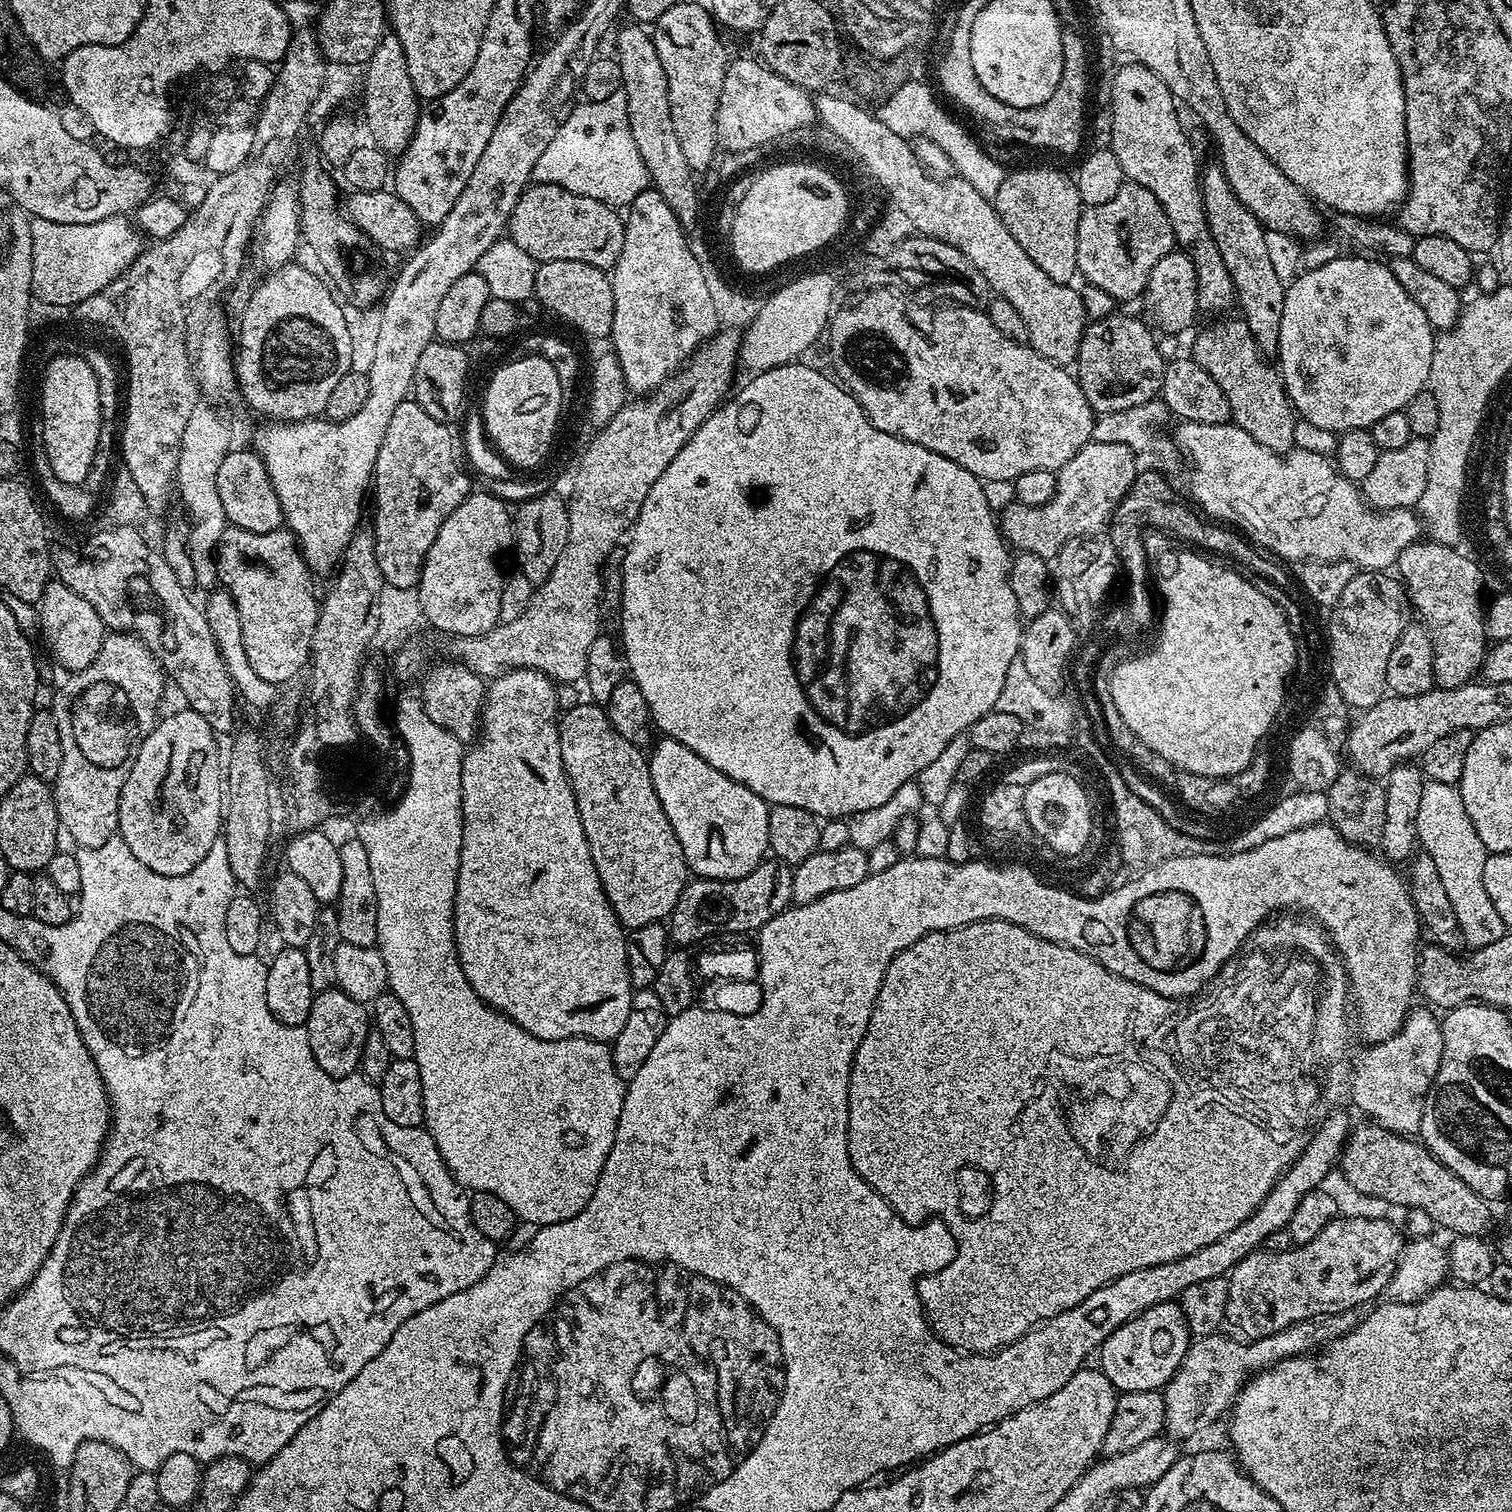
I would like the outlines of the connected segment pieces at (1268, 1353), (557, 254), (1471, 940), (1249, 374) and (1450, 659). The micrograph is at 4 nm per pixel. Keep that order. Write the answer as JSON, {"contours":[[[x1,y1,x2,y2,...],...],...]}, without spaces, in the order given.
{"contours":[[[1355,1311,1317,1316,1315,1320,1303,1320,1286,1330,1278,1330,1278,1334,1257,1336,1247,1342,1235,1335,1232,1337,1224,1336,1225,1334,1195,1337,1189,1343,1180,1369,1162,1389,1167,1435,1172,1438,1192,1436,1195,1432,1210,1427,1223,1412,1225,1415,1236,1403,1236,1395,1244,1388,1244,1381,1253,1374,1272,1367,1280,1360,1303,1356,1327,1345,1356,1327,1357,1319]],[[533,183,518,198,506,232,534,261,586,262,595,268,611,270,618,262,618,254,622,254,624,241,624,220,616,212,619,211,613,205,574,194,557,184]],[[1428,780,1422,790,1422,799,1418,802,1418,834,1419,847,1434,858,1434,866,1438,866,1438,874,1446,885,1446,894,1454,905,1454,914,1458,914,1460,935,1469,949,1490,946,1490,942,1498,942,1498,938,1506,935,1506,929,1494,910,1494,902,1486,895,1486,886,1482,886,1482,869,1486,867,1486,858,1490,855,1486,846,1482,846,1482,838,1478,838,1478,830,1474,830,1474,822,1470,822,1470,814,1466,814,1466,806,1462,806,1462,794,1455,784,1443,784]],[[1216,318,1213,324,1208,324,1196,336,1196,341,1191,341,1190,356,1196,360,1198,366,1202,366,1226,396,1229,403,1229,414,1231,423,1236,424,1242,430,1246,430,1246,434,1250,434,1250,438,1254,438,1254,442,1262,442,1262,446,1266,446,1272,452,1291,452,1294,447,1294,426,1297,422,1297,415,1292,407,1292,403,1288,401,1288,395,1284,389,1284,382,1280,379,1280,373,1275,367,1272,368,1264,361,1265,353,1262,351,1260,344,1254,342,1254,334,1250,334,1250,326,1246,326,1246,322,1242,318,1236,320,1224,320,1228,318]],[[1421,538,1416,543,1406,546,1406,550,1402,550,1400,559,1398,561,1398,569,1400,568,1399,579,1402,581,1404,588,1407,591,1407,597,1410,601,1411,607,1416,610,1420,616,1425,628,1428,630,1428,637,1432,640,1432,679,1437,688,1457,688,1463,684,1469,683,1479,673,1480,665,1484,662,1484,654,1486,651,1486,637,1484,635,1484,609,1485,605,1480,604,1480,568,1468,556,1463,556,1462,551,1455,547,1448,547,1440,543,1435,543,1431,539]]]}

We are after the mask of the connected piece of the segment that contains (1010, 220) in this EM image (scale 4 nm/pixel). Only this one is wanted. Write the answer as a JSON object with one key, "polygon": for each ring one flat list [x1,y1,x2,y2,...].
{"polygon":[[1020,168,1017,172,1009,171,998,189,994,205,1002,222,1006,222,1006,230,1014,234,1018,246,1026,250,1027,256,1033,260,1034,266,1038,266,1038,270,1042,270,1042,274,1047,274,1059,284,1072,284,1077,279,1078,222,1082,205,1075,179,1069,173,1067,176,1056,168]]}

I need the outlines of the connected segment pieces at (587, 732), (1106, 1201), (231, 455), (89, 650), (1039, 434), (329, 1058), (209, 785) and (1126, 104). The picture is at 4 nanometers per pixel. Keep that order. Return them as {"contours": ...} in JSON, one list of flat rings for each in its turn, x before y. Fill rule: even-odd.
{"contours":[[[595,702,574,706,574,710,559,717,558,723,564,769,574,790,582,830,586,830,586,842,590,846,602,890,614,914,628,930,667,921,682,890,688,885,690,869,682,854,678,834,674,834,674,826,670,826,670,818,666,818,666,810,662,810,662,802,658,802,658,790,654,790,648,769,648,756,618,734,612,725,611,715]],[[979,920,973,924,966,924,963,928,949,928,947,932,931,932,922,938,918,938,918,942,914,942,914,946,902,950,893,958,882,978,882,986,878,990,876,1005,870,1014,868,1029,854,1054,854,1062,850,1070,850,1082,848,1083,848,1153,854,1170,858,1170,860,1177,879,1196,884,1197,884,1201,907,1224,922,1224,926,1220,935,1218,943,1220,945,1226,954,1234,956,1257,952,1259,950,1266,946,1266,937,1272,930,1272,926,1276,921,1276,920,1281,916,1284,920,1307,924,1316,928,1319,928,1325,931,1326,939,1340,965,1354,991,1354,1000,1351,1002,1348,1009,1348,1014,1342,1018,1342,1018,1338,1022,1338,1027,1332,1043,1324,1045,1320,1054,1318,1058,1314,1078,1306,1078,1302,1082,1302,1094,1290,1108,1285,1114,1278,1121,1277,1122,1274,1133,1273,1134,1270,1145,1269,1146,1266,1162,1265,1166,1262,1176,1261,1180,1257,1194,1254,1198,1250,1202,1250,1203,1246,1210,1246,1210,1242,1218,1242,1218,1238,1222,1238,1222,1234,1228,1234,1230,1230,1242,1226,1242,1222,1246,1222,1246,1218,1250,1218,1250,1214,1254,1214,1254,1210,1258,1210,1258,1206,1268,1197,1270,1190,1276,1185,1276,1181,1283,1176,1286,1169,1292,1167,1299,1159,1300,1152,1306,1143,1305,1134,1317,1121,1329,1115,1330,1109,1328,1107,1339,1096,1344,1096,1348,1092,1347,1072,1348,1070,1350,1072,1350,1064,1347,1064,1344,1060,1336,1061,1336,1058,1312,1062,1310,1056,1310,1054,1316,1054,1316,1048,1314,1048,1316,1044,1312,1040,1312,1034,1316,1034,1316,1032,1310,1032,1310,1028,1316,1028,1316,1026,1308,1026,1312,1012,1328,1012,1330,1004,1332,1004,1332,1008,1336,1008,1338,996,1350,996,1348,971,1344,968,1344,961,1340,959,1340,953,1337,952,1335,944,1332,943,1331,939,1328,939,1322,948,1324,948,1324,952,1328,952,1328,966,1326,966,1326,972,1324,972,1324,976,1328,978,1328,988,1326,990,1316,990,1316,984,1314,984,1314,990,1308,990,1306,980,1302,980,1302,978,1312,978,1312,966,1286,966,1278,958,1278,950,1271,950,1268,954,1263,951,1255,953,1252,950,1241,950,1230,957,1220,967,1216,977,1196,993,1194,999,1189,1003,1193,1003,1189,1008,1183,1008,1180,1005,1183,1003,1162,998,1154,990,1138,986,1137,983,1130,982,1126,978,1106,970,1106,966,1102,966,1094,958,1090,958,1070,946,1062,946,1058,942,1038,938,1027,932,1022,926,1005,920],[1300,1038,1302,1040,1306,1038,1306,1040,1302,1042,1304,1048,1300,1048,1300,1052,1296,1054,1296,1048,1292,1044,1296,1044],[1219,1112,1220,1124,1212,1118,1212,1116,1218,1115]],[[240,448,237,452,236,449,230,450,224,455,222,466,218,468,218,498,222,501,222,510,233,528,266,534,277,531,284,524,278,494,274,494,270,474,266,472,262,458,255,450,248,449,247,452]],[[56,578,48,583,38,605,40,611,40,628,44,631,44,640,52,651,52,656,71,674,86,670,94,658,98,658,100,647,106,635,102,618,98,618,98,610,82,598,82,594,74,594,63,579]],[[878,288,875,291,865,291,861,296,861,300,856,300,845,308,837,307,831,313,830,323,826,328,828,360,832,363,831,375,860,403,862,410,868,415,868,421,878,426,878,430,891,436,901,436,904,440,914,442,918,446,926,446,926,450,934,450,934,454,942,454,942,458,950,458,950,462,970,470,970,474,979,476,984,482,989,482,988,480,1015,482,1022,474,1030,474,1030,470,1056,472,1062,466,1066,466,1066,462,1070,462,1070,458,1074,458,1078,450,1082,450,1082,446,1086,446,1092,439,1096,416,1090,402,1086,400,1085,394,1080,389,1077,377,1067,367,1042,358,1042,354,1035,352,1028,344,1010,342,1010,338,1006,338,1006,334,999,332,994,322,990,322,987,311,967,306,944,308,933,318,932,337,928,337,923,336,916,329,915,322,904,313,904,304,895,291]],[[330,987,313,995,306,1027,310,1038,310,1050,318,1066,322,1066,326,1074,350,1076,359,1069,362,1046,370,1031,370,1012,365,1005,350,998,350,994,346,994,340,988]],[[191,710,183,711,176,712,173,716,166,717,165,720,163,717,152,728,150,735,142,742,142,746,138,750,138,758,134,758,134,766,122,786,122,798,120,799,120,809,118,810,118,818,120,819,119,839,124,840,126,846,130,846,130,850,134,854,134,858,138,858,138,862,150,866,150,870,154,870,158,874,166,874,167,876,190,874,190,870,194,870,194,866,198,866,198,862,202,862,202,858,206,858,206,854,210,854,210,846,214,846,214,842,221,839,222,821,225,819,226,772,222,767,222,758,220,762,220,748,216,745,216,740,218,740,217,733,213,732,210,722,206,722,206,718,202,718,202,714]],[[1124,62,1124,65,1117,70,1112,76,1112,101,1110,107,1112,109,1112,143,1110,145,1113,154,1118,158,1118,166,1122,166,1122,174,1125,181,1142,186,1146,190,1150,190,1150,194,1154,194,1154,198,1158,198,1158,202,1162,206,1162,210,1166,210,1166,218,1170,218,1170,226,1174,230,1174,238,1178,245,1179,251,1185,252,1194,262,1194,270,1196,271,1196,306,1201,313,1216,312,1212,314,1224,314,1228,307,1233,307,1236,291,1232,285,1230,278,1230,270,1226,270,1226,262,1222,262,1222,254,1218,254,1218,246,1214,242,1214,238,1210,234,1210,226,1208,220,1204,216,1204,199,1200,194,1200,177,1202,175,1202,164,1196,161,1196,148,1192,145,1190,137,1184,133,1184,124,1180,121,1180,116,1176,113,1178,109,1178,101,1172,95,1172,91,1166,86,1166,82,1162,82,1162,78,1158,78,1158,74,1154,74,1154,70,1144,71,1135,62]]]}

